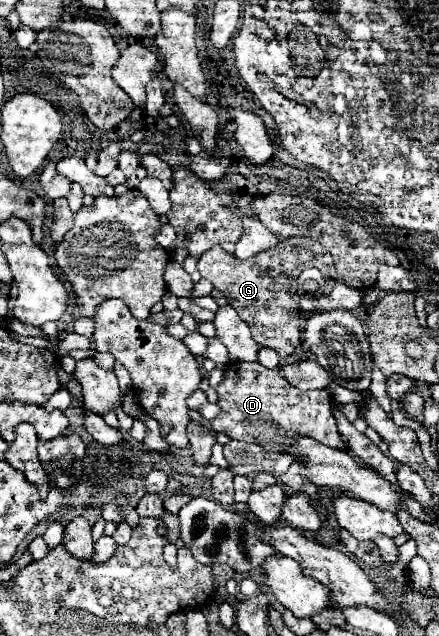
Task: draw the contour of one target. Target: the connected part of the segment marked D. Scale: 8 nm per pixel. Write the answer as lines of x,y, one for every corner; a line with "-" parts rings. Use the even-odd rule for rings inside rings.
230,363
224,369
224,379
222,383
216,387
218,397
220,397
220,415
214,417
210,421
212,429
216,433
224,433
230,439
238,439
244,443
256,443
262,445
268,451
284,451
284,447
288,447
288,443
292,443
292,439
296,439
296,435
306,435
316,439
318,443
324,443
328,447
344,447
344,441
340,439
340,433
336,431
336,421
332,417
332,409
330,409
330,395
326,389
322,391
300,391
296,387
292,387
282,375
280,375
280,367
278,369
266,369
260,363

